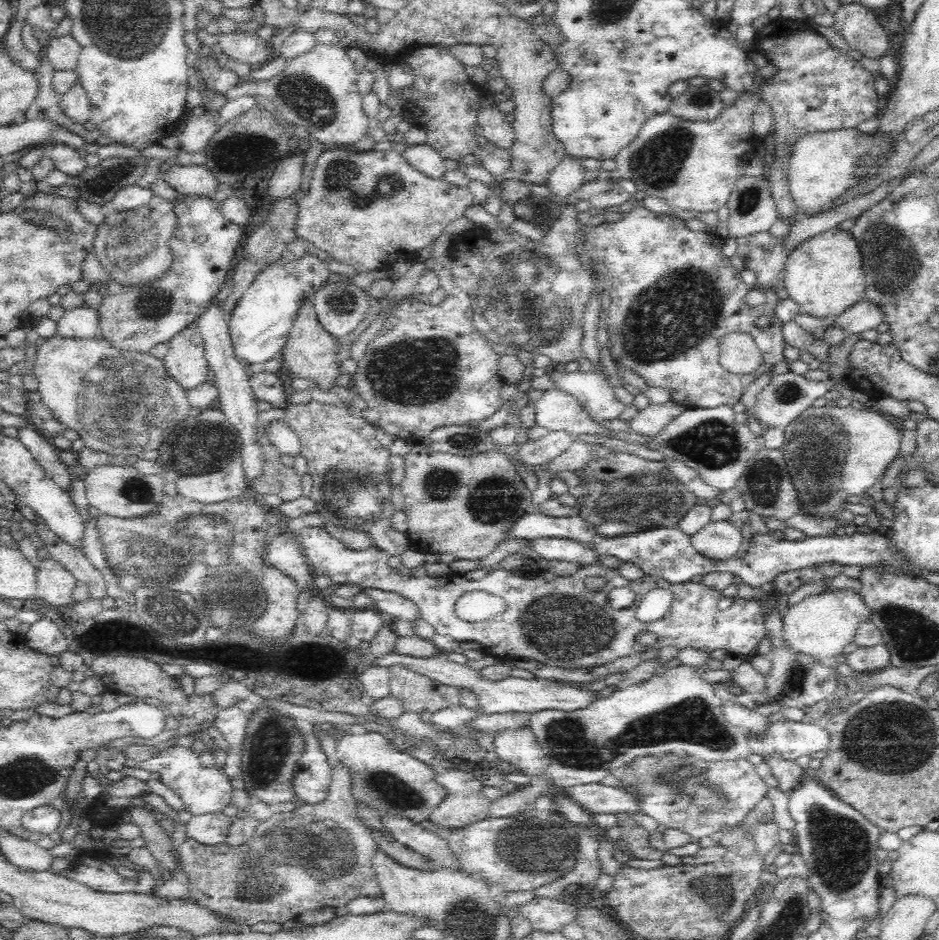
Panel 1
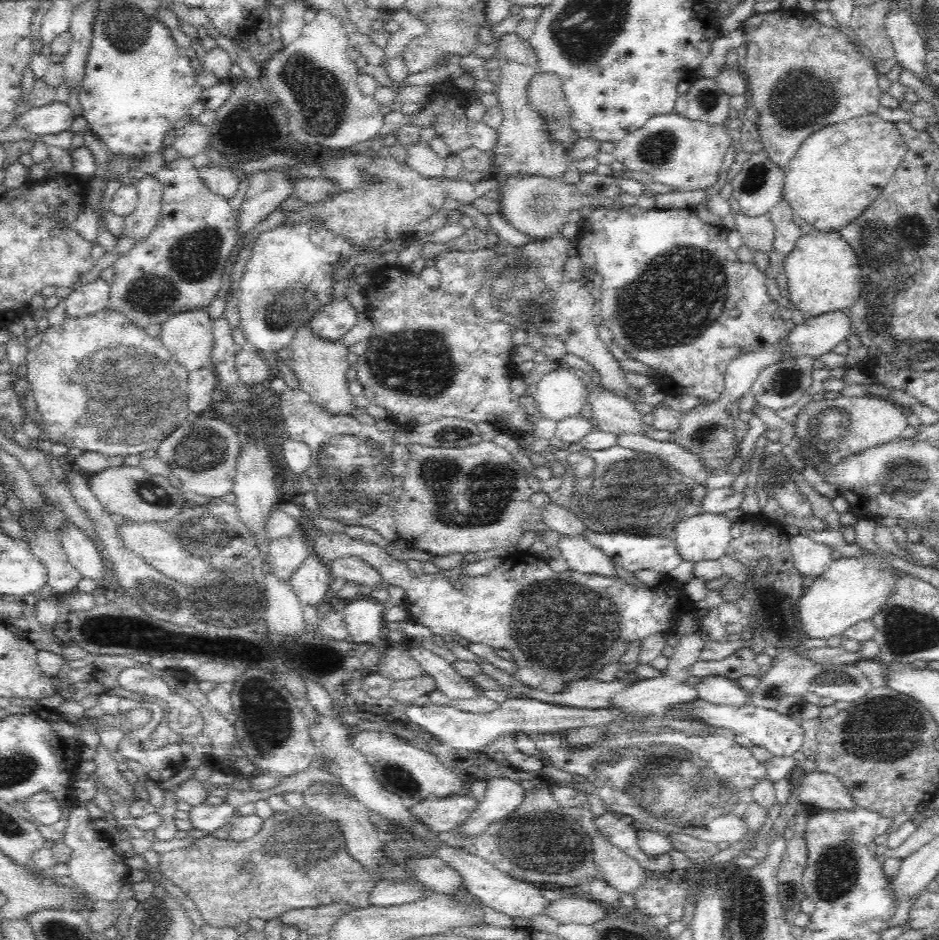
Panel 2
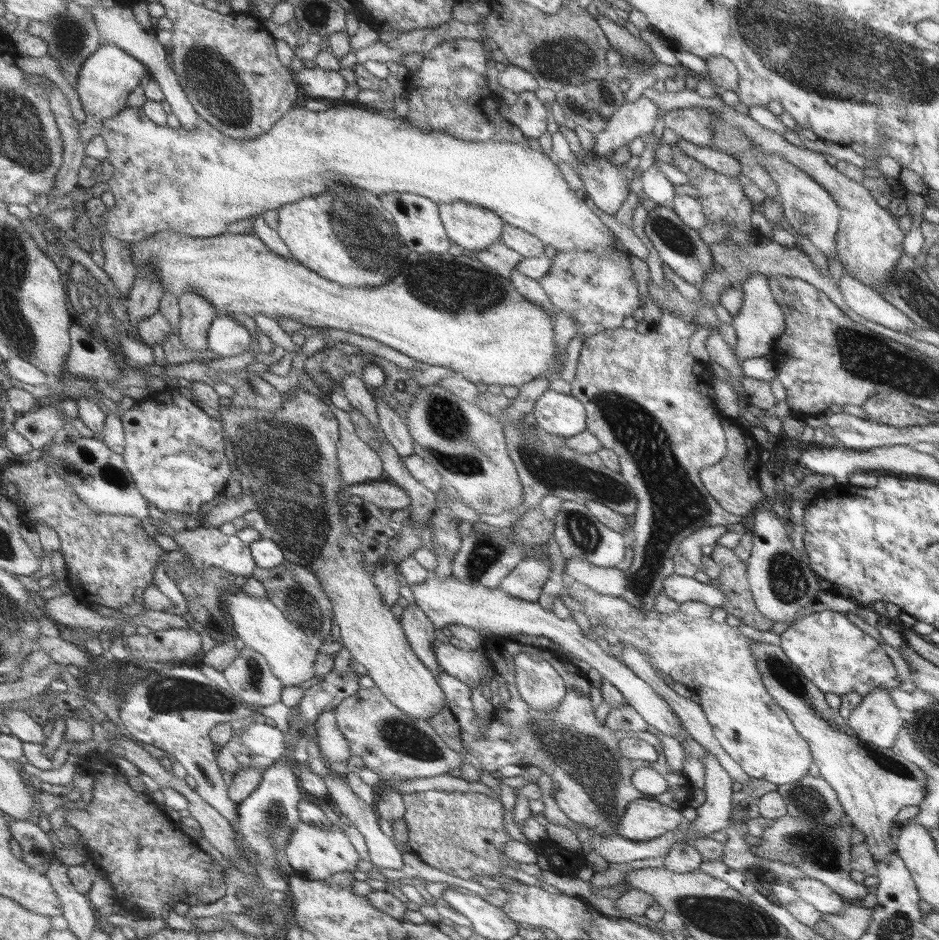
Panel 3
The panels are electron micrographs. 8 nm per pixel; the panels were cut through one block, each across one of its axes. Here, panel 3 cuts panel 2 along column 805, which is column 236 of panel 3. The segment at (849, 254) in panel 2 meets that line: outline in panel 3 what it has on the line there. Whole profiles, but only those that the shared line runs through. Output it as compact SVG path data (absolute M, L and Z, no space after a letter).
M165 230L143 242L129 245L137 268L147 265L155 267L166 294L175 294L178 298L187 292L199 294L215 305L220 316L280 316L299 322L300 326L303 324L303 328L336 328L347 333L360 334L373 338L419 363L442 366L462 374L473 384L481 382L501 387L521 387L531 382L535 376L551 372L551 366L557 358L552 318L543 311L543 307L520 296L508 278L498 276L491 269L485 268L475 256L469 257L467 253L457 256L447 253L410 253L405 268L391 283L375 289L361 289L341 287L326 280L298 260L283 258L253 234L227 232L202 239Z

